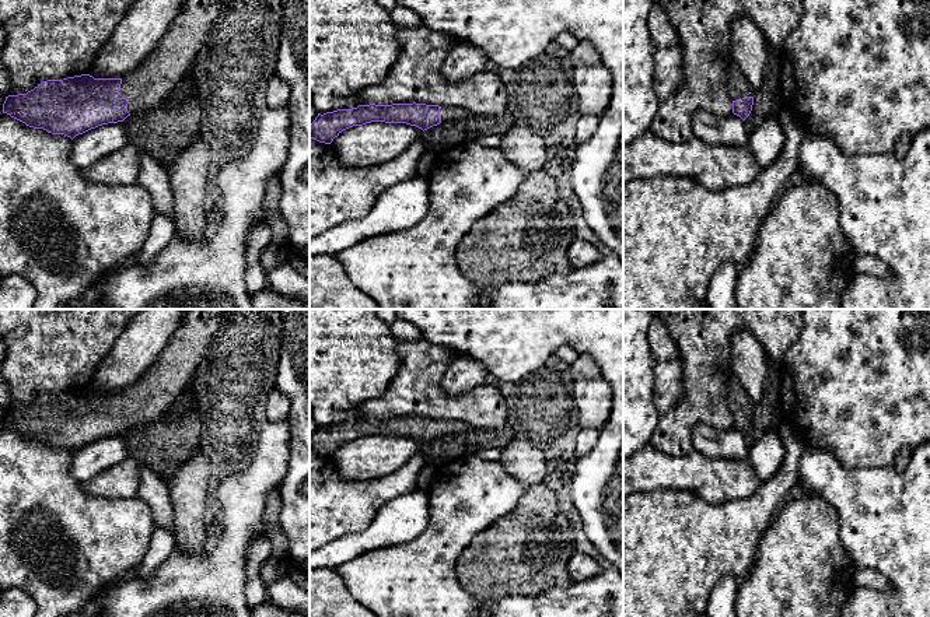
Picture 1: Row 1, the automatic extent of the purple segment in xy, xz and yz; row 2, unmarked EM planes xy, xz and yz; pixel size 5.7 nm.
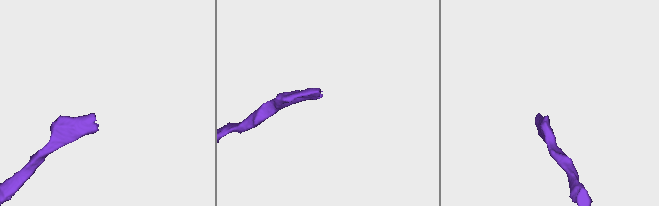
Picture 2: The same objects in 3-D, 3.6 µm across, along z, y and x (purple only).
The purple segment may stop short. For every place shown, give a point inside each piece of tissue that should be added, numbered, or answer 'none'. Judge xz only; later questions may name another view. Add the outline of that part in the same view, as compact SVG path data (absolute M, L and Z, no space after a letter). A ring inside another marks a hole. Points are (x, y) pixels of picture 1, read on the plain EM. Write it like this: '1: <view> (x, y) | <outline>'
1: xz (446, 426) | M441 420L438 427L441 430L441 435L465 432L471 428L466 423L458 420Z

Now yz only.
1: yz (738, 400) | M735 376L728 383L728 407L733 414L741 414L744 410L755 409L755 403Z

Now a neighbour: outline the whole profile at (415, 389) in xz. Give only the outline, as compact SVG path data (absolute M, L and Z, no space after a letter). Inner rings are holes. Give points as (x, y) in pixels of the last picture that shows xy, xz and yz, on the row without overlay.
M398 341L398 372L387 390L357 410L359 418L426 417L458 420L473 428L507 425L507 403L499 386L482 385L459 396L447 395L440 381L458 351L417 341Z

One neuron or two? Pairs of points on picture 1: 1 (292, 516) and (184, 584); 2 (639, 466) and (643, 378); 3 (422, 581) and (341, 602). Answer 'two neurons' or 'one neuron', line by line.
1: two neurons
2: two neurons
3: two neurons

